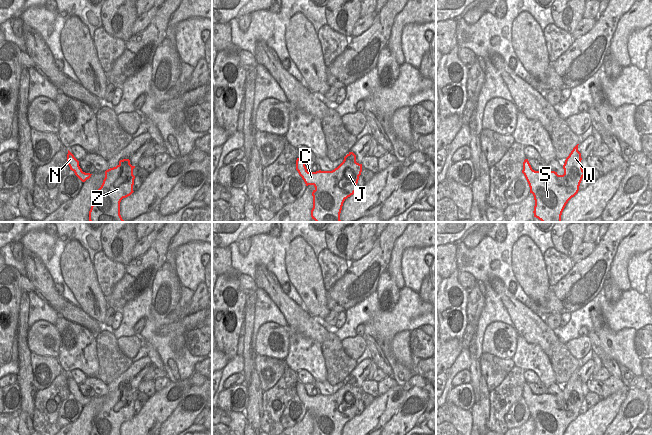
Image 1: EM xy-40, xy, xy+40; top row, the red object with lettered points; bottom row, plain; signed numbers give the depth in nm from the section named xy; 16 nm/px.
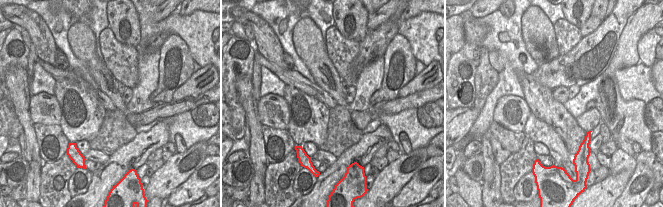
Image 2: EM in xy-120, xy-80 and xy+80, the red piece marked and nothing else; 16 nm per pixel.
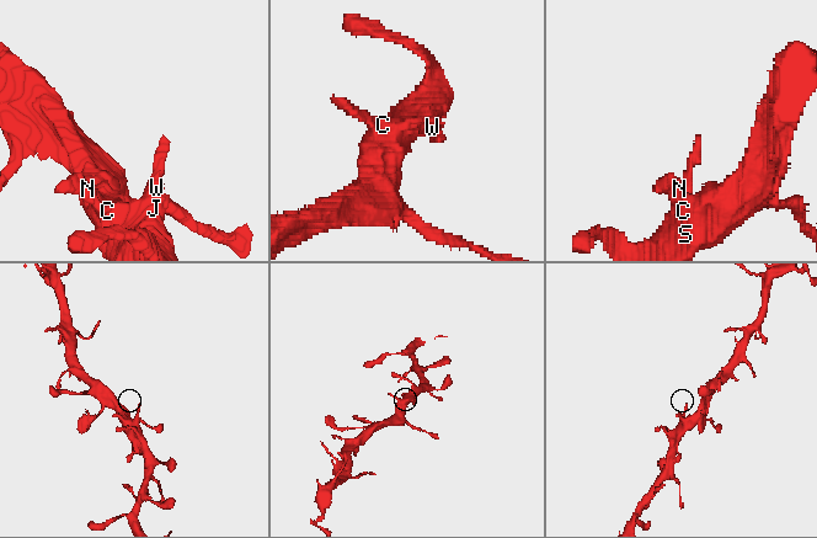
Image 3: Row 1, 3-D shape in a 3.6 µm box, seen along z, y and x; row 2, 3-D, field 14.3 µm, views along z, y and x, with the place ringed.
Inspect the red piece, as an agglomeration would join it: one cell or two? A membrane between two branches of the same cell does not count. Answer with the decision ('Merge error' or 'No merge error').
No merge error.

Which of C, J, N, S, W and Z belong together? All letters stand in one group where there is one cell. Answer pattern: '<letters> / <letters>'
C J N S W Z

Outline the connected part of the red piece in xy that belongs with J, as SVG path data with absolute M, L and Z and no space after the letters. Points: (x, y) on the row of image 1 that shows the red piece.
M349 152L343 162L332 171L308 172L304 160L297 158L296 170L306 186L313 185L311 217L316 222L341 222L344 201L354 194L362 172L362 164Z

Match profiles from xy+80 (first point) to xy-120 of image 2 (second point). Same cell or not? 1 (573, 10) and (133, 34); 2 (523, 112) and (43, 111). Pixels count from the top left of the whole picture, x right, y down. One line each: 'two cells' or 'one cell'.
1: one cell
2: one cell

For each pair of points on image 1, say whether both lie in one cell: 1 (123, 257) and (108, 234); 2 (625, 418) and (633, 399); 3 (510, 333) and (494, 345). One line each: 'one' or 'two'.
1: one
2: one
3: one

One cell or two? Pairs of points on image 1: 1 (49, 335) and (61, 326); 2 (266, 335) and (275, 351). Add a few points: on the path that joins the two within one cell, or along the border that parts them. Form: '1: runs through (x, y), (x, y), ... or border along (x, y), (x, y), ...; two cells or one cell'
1: border along (54, 325), (59, 335), (59, 352); two cells
2: runs through (268, 339), (269, 345), (272, 348); one cell

